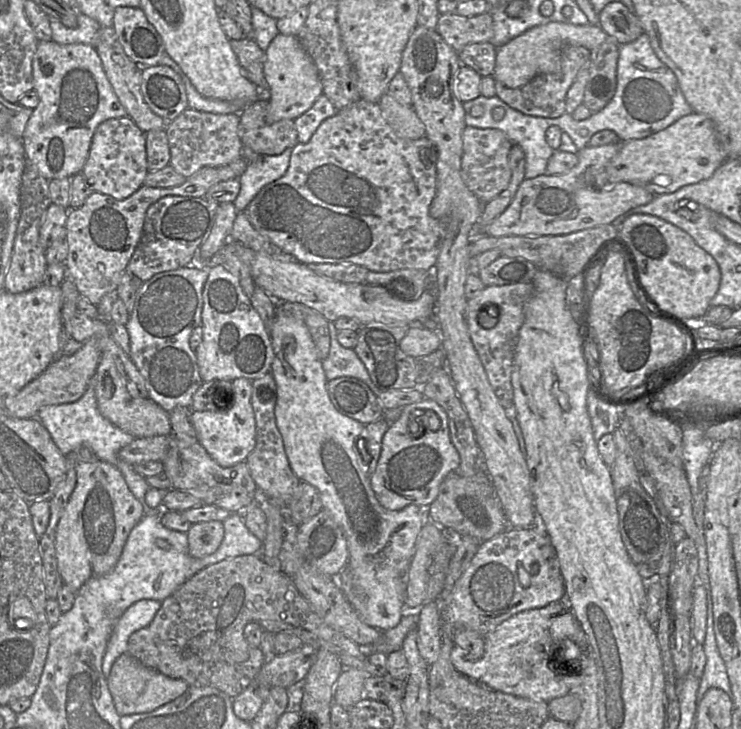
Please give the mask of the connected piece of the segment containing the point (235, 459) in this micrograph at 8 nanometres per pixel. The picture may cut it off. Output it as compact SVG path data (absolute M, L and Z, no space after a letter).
M236 378L232 381L232 403L225 409L213 411L193 411L191 421L197 439L209 455L222 467L231 467L245 461L256 445L257 430L251 404L252 381Z

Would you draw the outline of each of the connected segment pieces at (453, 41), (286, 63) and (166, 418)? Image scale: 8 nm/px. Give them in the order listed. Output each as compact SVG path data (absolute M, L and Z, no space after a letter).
M490 12L472 17L457 14L440 14L436 31L456 52L472 43L490 42L494 36Z
M278 33L265 51L263 70L265 86L270 92L265 116L267 124L283 119L295 120L310 109L323 93L317 67L300 44L297 36Z
M102 353L100 357L95 373L95 395L101 415L135 438L171 435L170 413L150 398L132 397L109 353Z

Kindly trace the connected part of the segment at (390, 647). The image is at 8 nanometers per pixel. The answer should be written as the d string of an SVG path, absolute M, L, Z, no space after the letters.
M419 614L404 616L400 622L391 629L382 631L381 639L372 645L359 645L363 653L369 657L374 652L389 654L402 649L403 641L412 630L417 630Z

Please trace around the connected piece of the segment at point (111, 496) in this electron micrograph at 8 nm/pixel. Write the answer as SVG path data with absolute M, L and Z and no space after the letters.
M100 459L78 461L75 470L76 486L57 525L55 549L63 582L78 591L90 578L105 575L115 567L131 530L143 518L144 510L129 490L122 473L112 464Z

